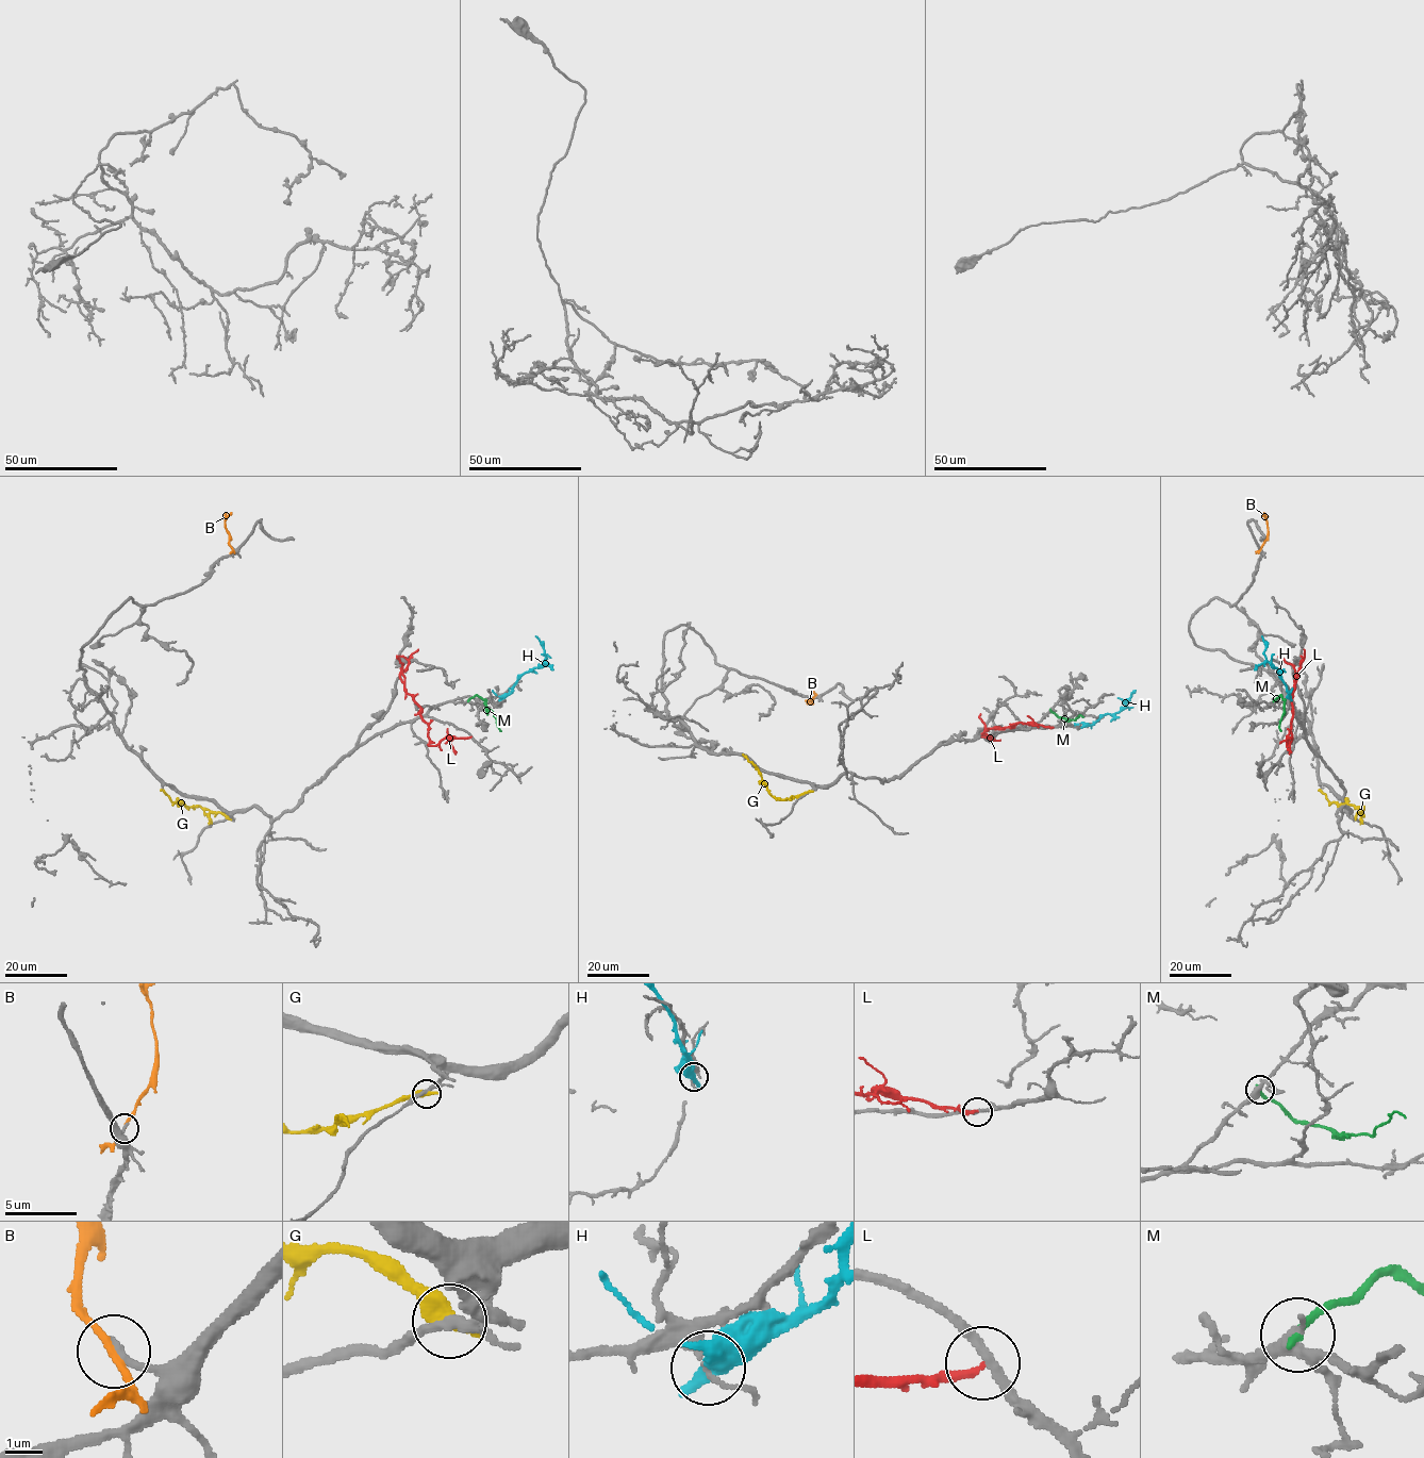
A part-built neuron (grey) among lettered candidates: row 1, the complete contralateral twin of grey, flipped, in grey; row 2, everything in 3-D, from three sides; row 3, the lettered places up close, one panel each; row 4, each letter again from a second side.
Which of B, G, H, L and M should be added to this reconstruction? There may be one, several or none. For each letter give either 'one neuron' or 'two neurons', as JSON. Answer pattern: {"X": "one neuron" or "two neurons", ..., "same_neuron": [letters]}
{"B": "two neurons", "G": "two neurons", "H": "two neurons", "L": "two neurons", "M": "two neurons", "same_neuron": []}

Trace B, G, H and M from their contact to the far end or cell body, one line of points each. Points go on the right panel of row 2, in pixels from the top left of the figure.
B: (1261, 548), (1268, 531), (1261, 513)
G: (1355, 818), (1363, 806), (1330, 802), (1318, 790)
H: (1290, 698), (1278, 670), (1265, 658), (1261, 636)
M: (1274, 700), (1281, 695), (1285, 700), (1278, 727), (1281, 731)

